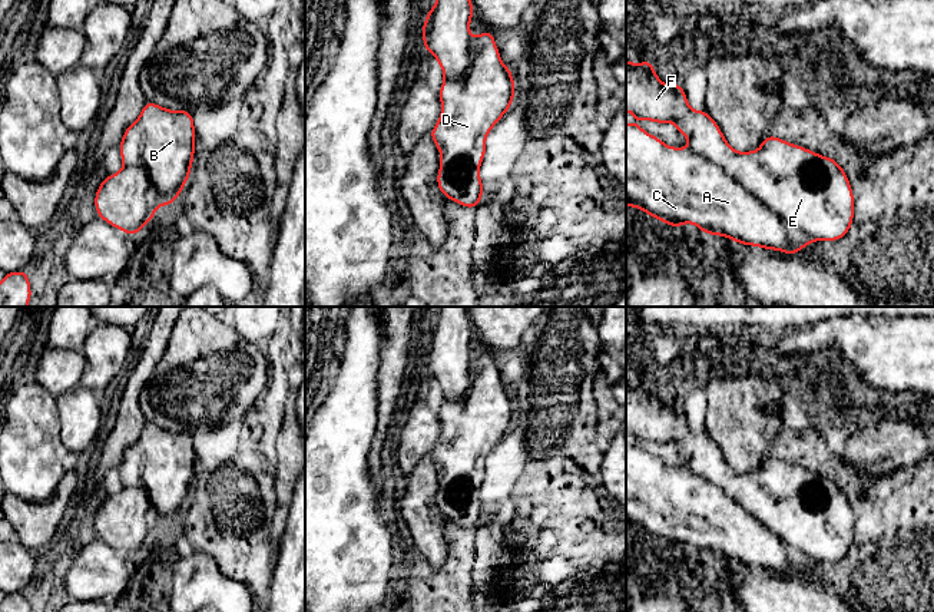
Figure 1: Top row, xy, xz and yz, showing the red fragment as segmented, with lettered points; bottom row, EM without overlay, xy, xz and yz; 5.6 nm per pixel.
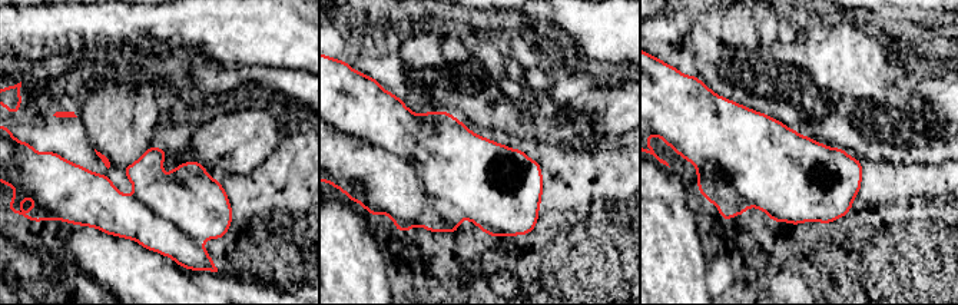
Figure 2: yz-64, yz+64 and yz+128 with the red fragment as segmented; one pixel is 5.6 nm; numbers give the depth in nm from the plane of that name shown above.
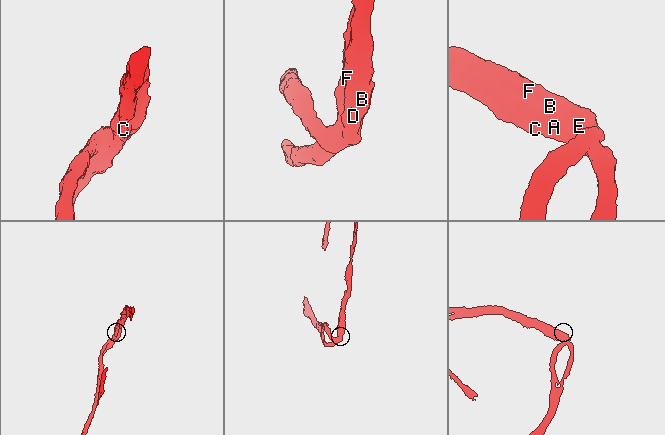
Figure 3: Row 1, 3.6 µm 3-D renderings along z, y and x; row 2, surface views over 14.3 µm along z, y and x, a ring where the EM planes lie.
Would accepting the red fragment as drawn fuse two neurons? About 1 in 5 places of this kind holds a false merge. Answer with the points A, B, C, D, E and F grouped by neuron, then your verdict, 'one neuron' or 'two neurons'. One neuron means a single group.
A B C D E F; one neuron

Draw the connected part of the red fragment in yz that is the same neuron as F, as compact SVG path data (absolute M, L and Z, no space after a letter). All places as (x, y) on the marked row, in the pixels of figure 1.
M650 59L643 63L626 62L626 112L639 120L673 123L688 138L686 148L668 146L636 123L626 123L627 206L639 208L673 228L693 224L706 235L726 236L739 245L782 251L791 257L814 241L838 241L848 234L854 221L854 192L835 159L772 135L761 142L758 150L735 150L706 110L689 106L680 82L668 86L659 79Z

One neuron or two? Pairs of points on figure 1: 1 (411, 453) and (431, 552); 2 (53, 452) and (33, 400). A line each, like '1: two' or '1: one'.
1: two
2: one

